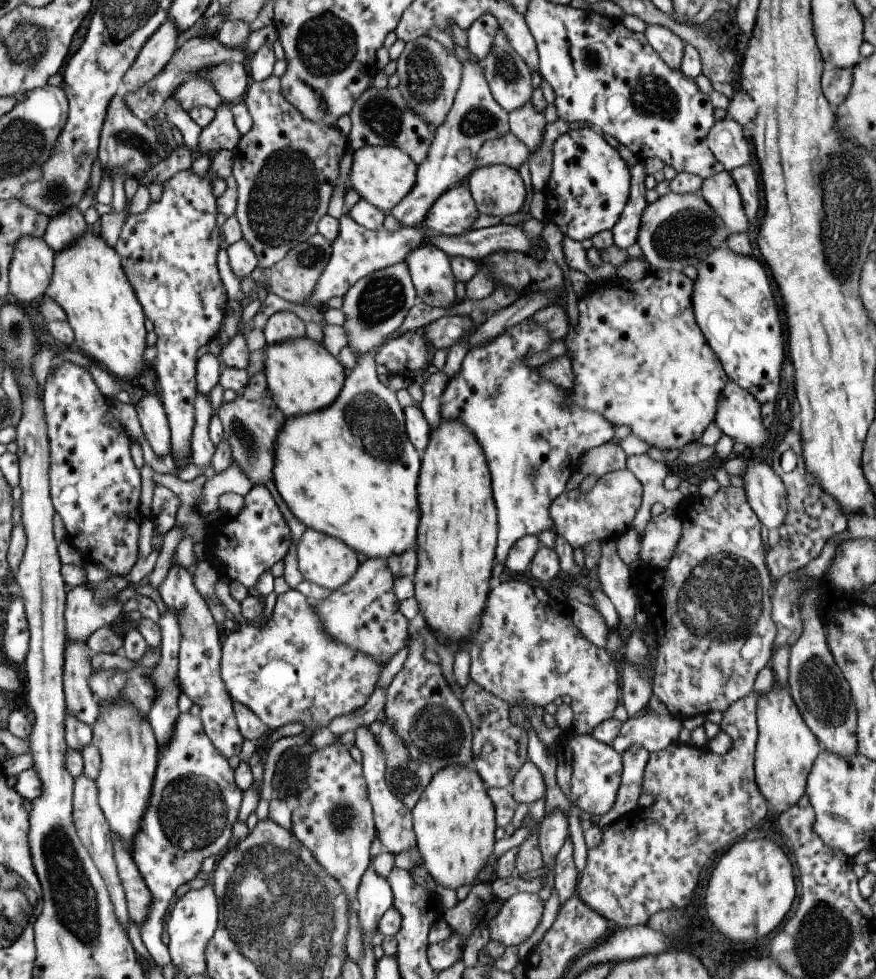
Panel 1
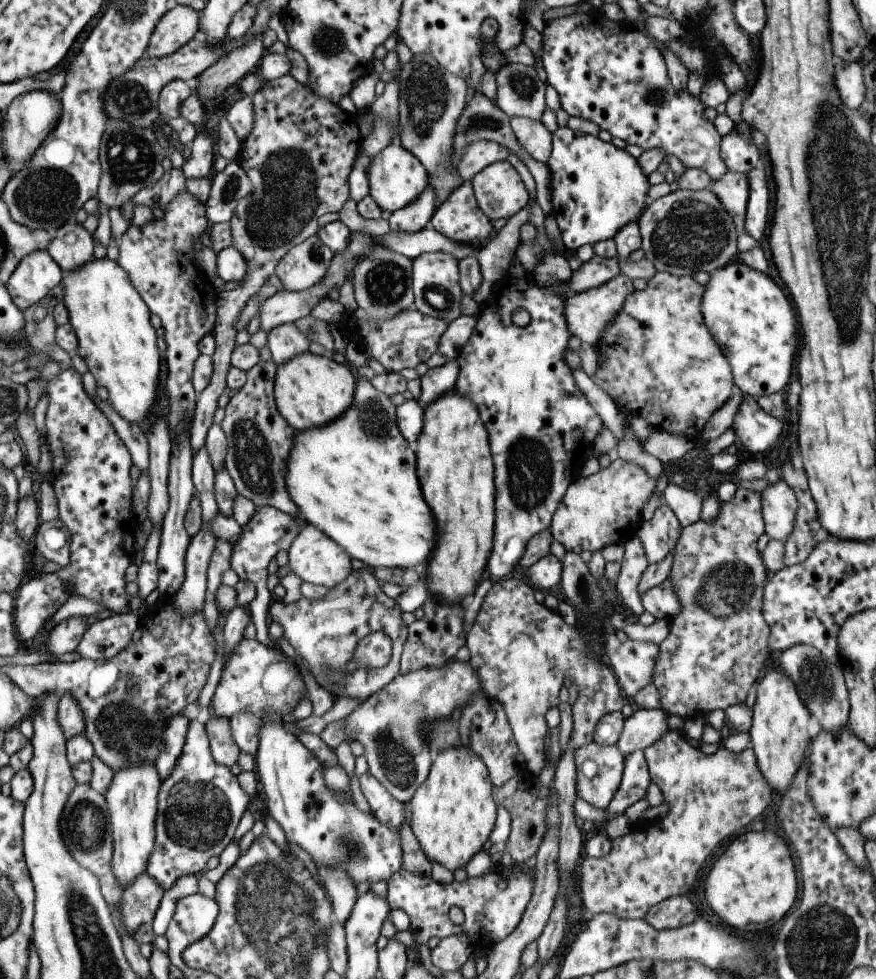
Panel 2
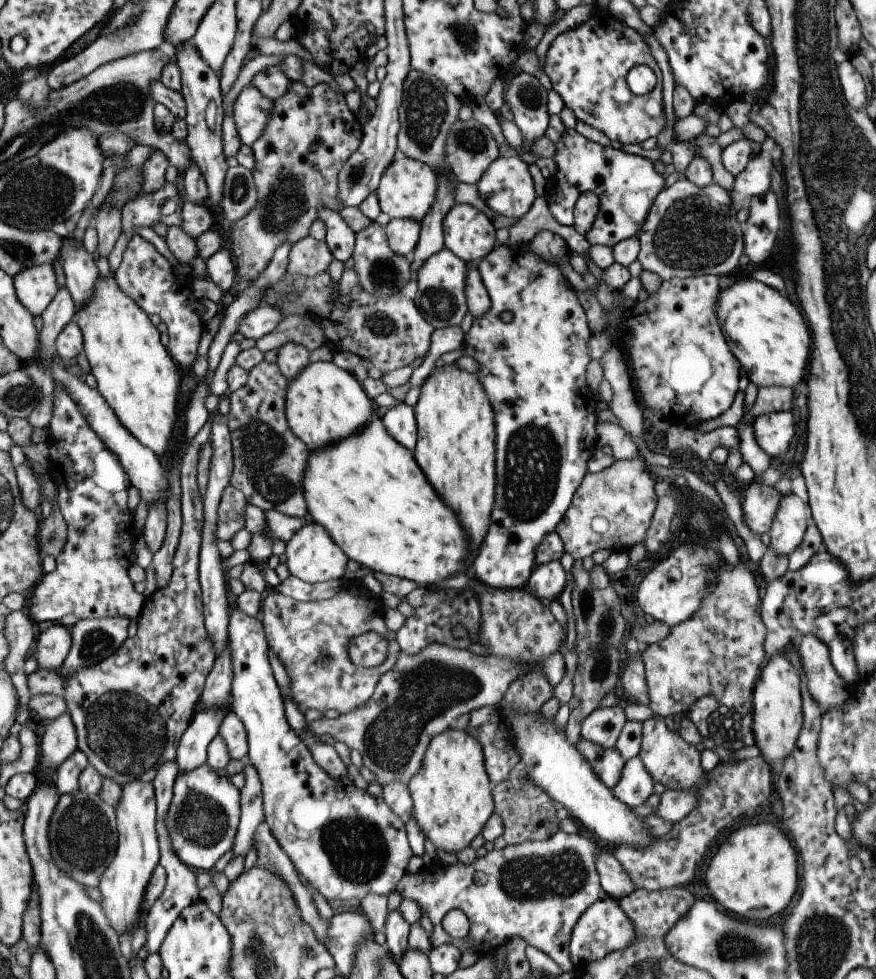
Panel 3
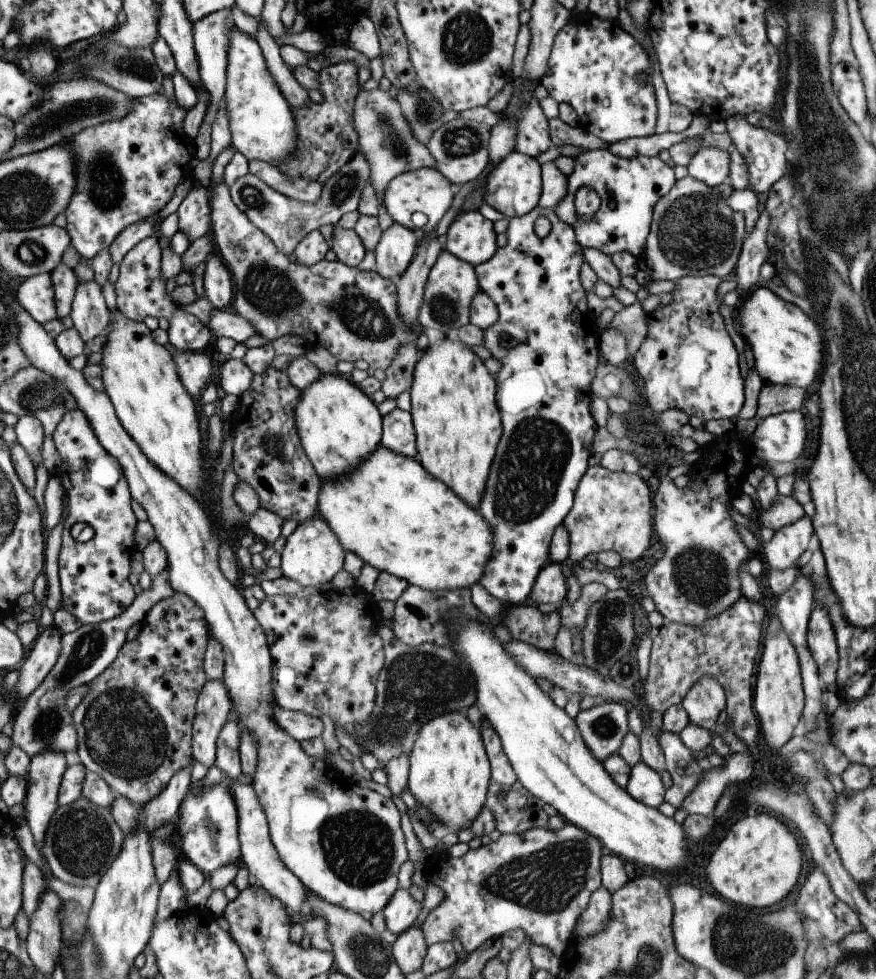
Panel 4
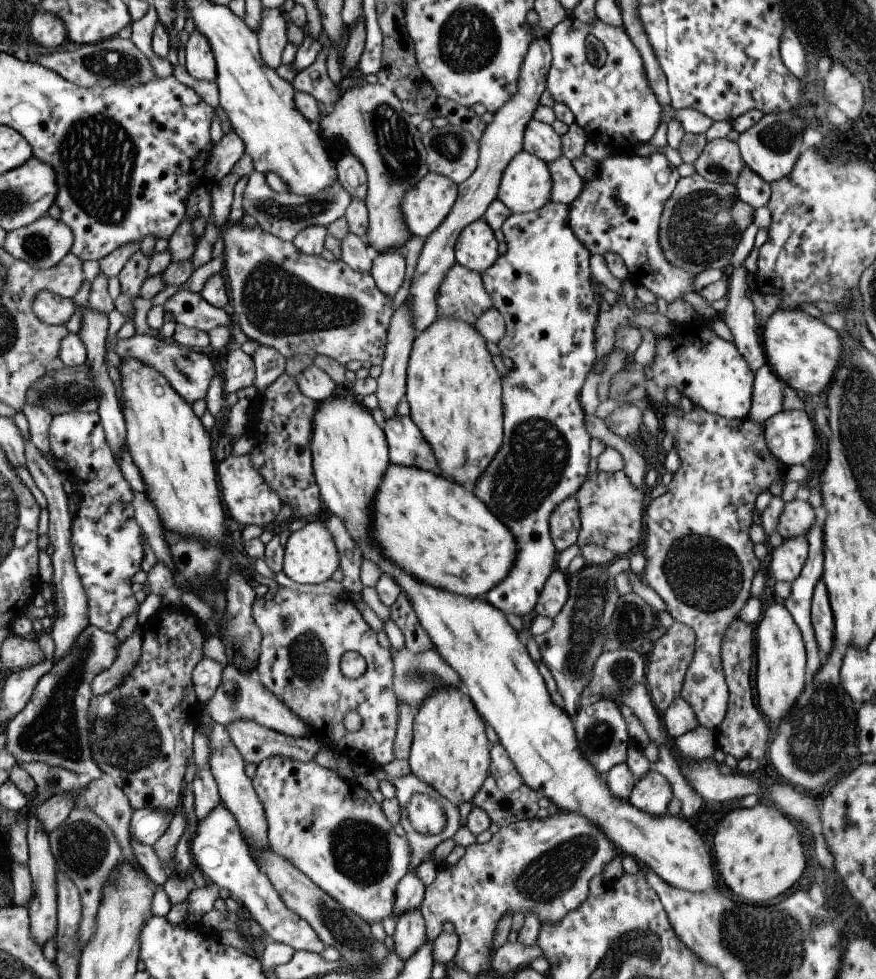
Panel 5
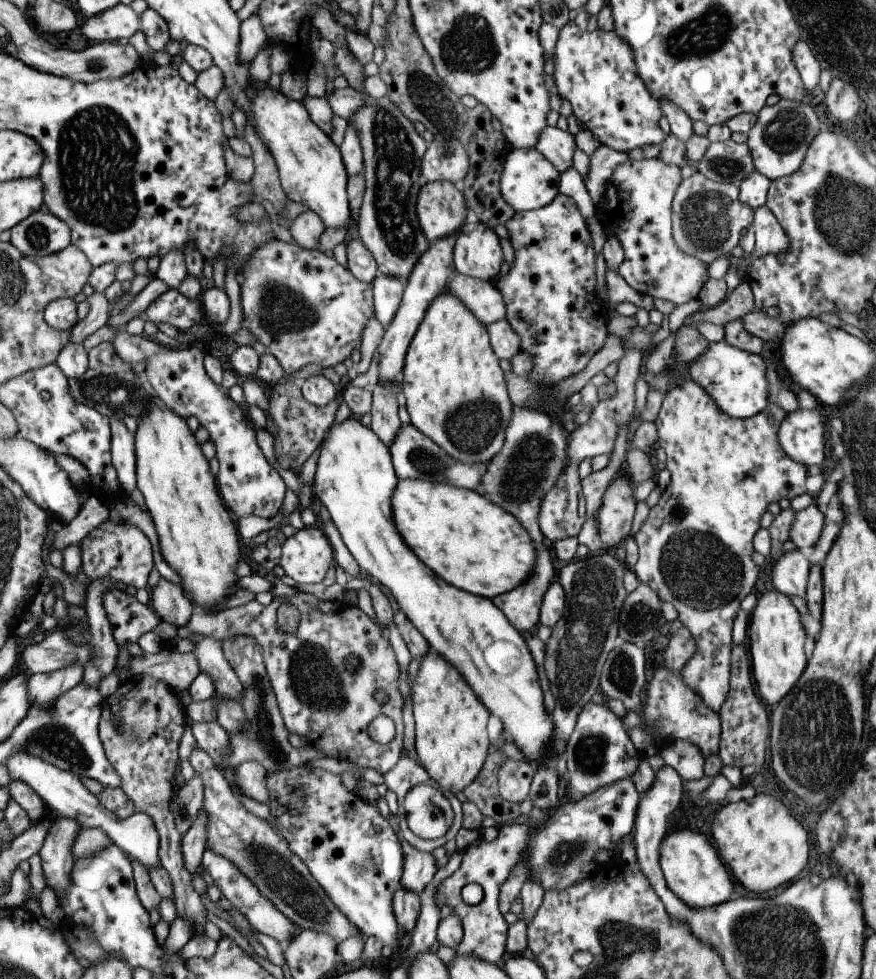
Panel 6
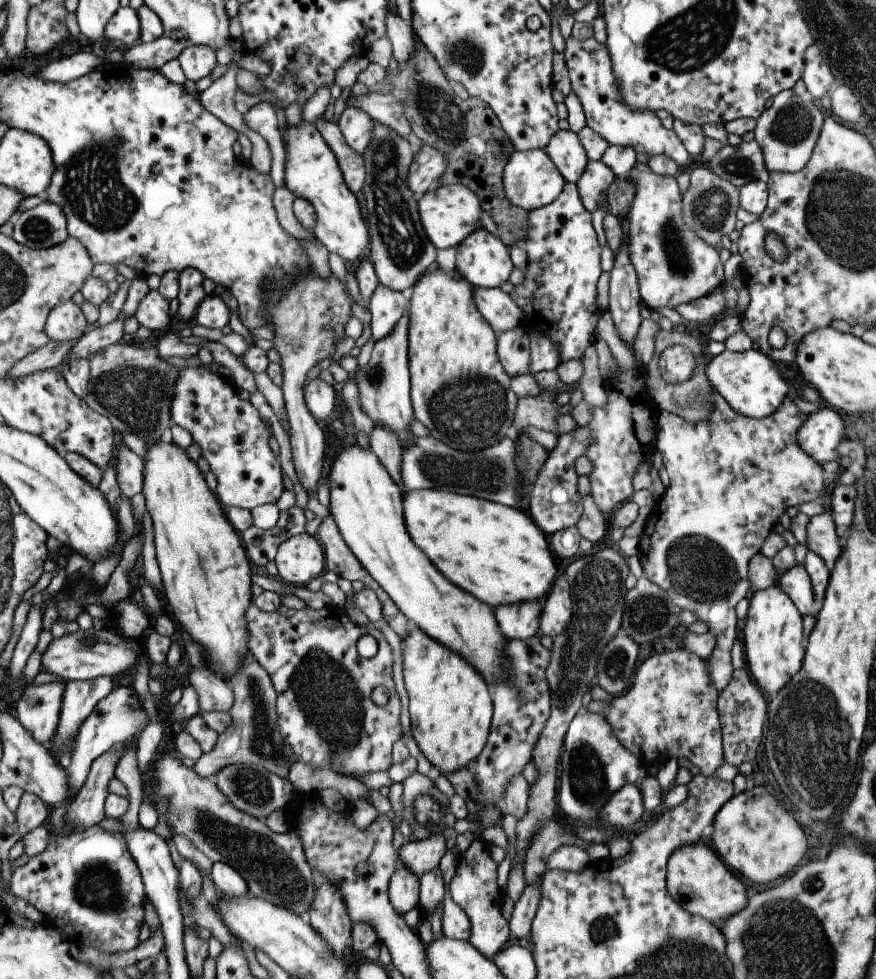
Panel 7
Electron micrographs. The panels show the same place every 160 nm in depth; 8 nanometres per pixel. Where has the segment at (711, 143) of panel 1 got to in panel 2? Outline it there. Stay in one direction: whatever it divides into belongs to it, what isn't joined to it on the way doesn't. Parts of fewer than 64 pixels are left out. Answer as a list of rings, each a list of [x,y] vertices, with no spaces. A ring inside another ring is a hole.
[[[745,122],[735,124],[729,134],[720,137],[719,157],[727,171],[746,174],[753,168],[762,168],[757,147],[751,142],[749,125]]]

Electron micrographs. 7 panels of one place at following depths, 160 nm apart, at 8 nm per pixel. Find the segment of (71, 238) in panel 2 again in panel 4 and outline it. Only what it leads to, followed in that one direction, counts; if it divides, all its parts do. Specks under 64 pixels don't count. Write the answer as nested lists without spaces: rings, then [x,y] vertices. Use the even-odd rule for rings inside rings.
[[[94,280],[77,281],[69,316],[73,321],[72,328],[75,328],[84,343],[96,336],[107,334],[111,328],[109,310]]]

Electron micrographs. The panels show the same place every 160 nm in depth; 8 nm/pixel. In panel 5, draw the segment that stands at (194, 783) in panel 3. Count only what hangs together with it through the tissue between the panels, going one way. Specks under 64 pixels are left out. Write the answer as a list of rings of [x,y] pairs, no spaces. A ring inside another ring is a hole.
[[[221,803],[217,804],[203,820],[197,822],[190,846],[193,865],[206,881],[214,883],[219,889],[227,889],[230,897],[245,909],[247,916],[267,934],[272,942],[291,946],[294,951],[321,953],[324,950],[324,945],[309,924],[285,908],[277,892],[267,880],[267,876],[259,872],[259,868],[249,856],[248,847],[241,837],[235,818]]]

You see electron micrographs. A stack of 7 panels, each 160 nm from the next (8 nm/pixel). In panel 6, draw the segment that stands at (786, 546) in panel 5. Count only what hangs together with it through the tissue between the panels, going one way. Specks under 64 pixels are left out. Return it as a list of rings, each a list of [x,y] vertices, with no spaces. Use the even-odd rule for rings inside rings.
[[[799,549],[783,553],[772,565],[771,582],[775,591],[785,596],[806,595],[806,582],[810,566]]]

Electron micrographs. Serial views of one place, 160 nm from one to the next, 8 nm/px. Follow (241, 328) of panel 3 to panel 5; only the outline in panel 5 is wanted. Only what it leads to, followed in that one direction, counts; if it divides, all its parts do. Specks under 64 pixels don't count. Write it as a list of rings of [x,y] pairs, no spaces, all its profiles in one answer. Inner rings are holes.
[[[180,288],[165,300],[163,312],[172,315],[175,325],[209,332],[215,326],[231,327],[232,317],[227,309],[210,306],[198,293]]]

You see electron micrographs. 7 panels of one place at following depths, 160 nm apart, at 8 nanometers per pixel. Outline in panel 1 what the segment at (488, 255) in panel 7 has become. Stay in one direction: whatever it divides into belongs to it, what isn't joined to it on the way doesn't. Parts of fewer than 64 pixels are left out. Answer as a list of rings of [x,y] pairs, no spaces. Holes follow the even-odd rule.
[[[465,184],[444,190],[427,209],[422,225],[441,235],[458,236],[477,218],[478,212]]]

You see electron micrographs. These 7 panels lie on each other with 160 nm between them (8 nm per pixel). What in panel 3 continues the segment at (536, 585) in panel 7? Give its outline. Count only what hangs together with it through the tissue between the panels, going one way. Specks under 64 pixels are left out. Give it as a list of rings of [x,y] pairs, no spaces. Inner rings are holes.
[[[374,404],[371,424],[363,432],[355,432],[355,436],[317,452],[309,451],[303,472],[306,520],[319,524],[345,557],[356,561],[364,570],[411,580],[418,585],[435,585],[441,578],[451,576],[451,572],[458,574],[457,570],[465,566],[467,542],[453,512],[435,496],[419,470],[412,452],[399,446],[384,430]]]

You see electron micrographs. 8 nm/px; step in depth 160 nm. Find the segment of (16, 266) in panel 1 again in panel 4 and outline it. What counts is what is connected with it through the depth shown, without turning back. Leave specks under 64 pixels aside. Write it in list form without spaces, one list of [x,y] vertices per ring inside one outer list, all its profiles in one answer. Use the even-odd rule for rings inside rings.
[[[49,273],[29,276],[19,282],[15,299],[27,315],[41,326],[50,320],[56,320],[54,291]]]

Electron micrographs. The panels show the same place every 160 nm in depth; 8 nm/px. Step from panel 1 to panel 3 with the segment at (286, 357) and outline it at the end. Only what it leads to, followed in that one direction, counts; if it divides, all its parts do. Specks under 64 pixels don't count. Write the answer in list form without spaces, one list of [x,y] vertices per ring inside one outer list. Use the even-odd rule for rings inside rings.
[[[311,362],[299,376],[288,381],[288,391],[285,392],[285,419],[291,433],[305,444],[308,451],[317,452],[321,448],[327,448],[331,444],[339,444],[340,440],[347,440],[349,436],[355,436],[355,432],[363,432],[367,424],[371,424],[371,412],[374,402],[363,392],[360,382],[351,373],[337,368],[331,362]]]

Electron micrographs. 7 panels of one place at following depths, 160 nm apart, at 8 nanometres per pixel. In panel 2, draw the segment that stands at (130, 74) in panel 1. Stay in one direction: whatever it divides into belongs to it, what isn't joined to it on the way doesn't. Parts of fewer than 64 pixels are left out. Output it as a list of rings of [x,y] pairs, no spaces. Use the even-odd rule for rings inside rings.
[[[177,5],[166,11],[151,34],[144,56],[162,58],[173,54],[195,36],[198,31],[200,14],[195,8]]]

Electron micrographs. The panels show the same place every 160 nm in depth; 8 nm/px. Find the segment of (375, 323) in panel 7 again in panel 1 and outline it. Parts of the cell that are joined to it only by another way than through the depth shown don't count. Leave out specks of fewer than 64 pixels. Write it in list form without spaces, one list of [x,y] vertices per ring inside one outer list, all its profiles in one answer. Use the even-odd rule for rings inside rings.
[[[470,52],[461,64],[459,86],[451,108],[434,130],[427,156],[416,167],[416,179],[411,190],[390,210],[390,215],[403,227],[422,225],[431,203],[444,190],[464,183],[476,167],[476,154],[482,144],[509,133],[507,113],[493,100],[481,64]]]

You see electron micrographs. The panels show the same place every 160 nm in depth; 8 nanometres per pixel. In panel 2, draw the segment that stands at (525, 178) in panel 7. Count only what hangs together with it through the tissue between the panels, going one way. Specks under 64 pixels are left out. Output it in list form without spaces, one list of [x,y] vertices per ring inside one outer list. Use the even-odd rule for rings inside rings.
[[[496,161],[472,179],[477,207],[489,220],[509,219],[528,203],[528,194],[519,174],[508,161]],[[494,201],[497,208],[490,206]]]

